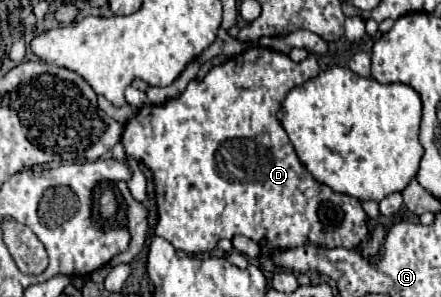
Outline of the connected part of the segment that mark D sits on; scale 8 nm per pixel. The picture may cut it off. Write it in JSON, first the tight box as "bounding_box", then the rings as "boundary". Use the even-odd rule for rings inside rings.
{"bounding_box":[121,46,369,254],"boundary":[[[255,46],[255,48],[247,48],[245,52],[241,52],[239,56],[235,58],[229,58],[225,64],[221,66],[215,66],[207,72],[207,76],[203,80],[191,80],[187,84],[187,88],[177,96],[177,98],[171,98],[167,100],[165,104],[161,106],[155,106],[155,104],[145,104],[137,110],[137,114],[133,118],[127,120],[125,124],[125,130],[123,130],[123,136],[121,136],[121,144],[125,148],[127,154],[131,154],[137,162],[145,164],[151,172],[153,172],[153,180],[155,180],[155,194],[157,194],[157,210],[159,210],[159,220],[157,220],[157,226],[155,226],[155,234],[165,238],[167,242],[171,242],[177,250],[183,250],[183,252],[189,252],[189,254],[201,254],[201,252],[209,252],[209,250],[215,250],[217,248],[217,242],[221,238],[233,238],[237,234],[243,234],[255,242],[259,242],[261,238],[267,238],[269,246],[273,248],[293,248],[293,246],[301,246],[305,242],[313,242],[313,244],[319,244],[319,246],[329,246],[329,248],[335,248],[335,246],[343,246],[343,248],[357,248],[369,234],[369,218],[361,206],[361,200],[349,196],[349,194],[337,194],[333,192],[329,186],[323,188],[321,182],[317,182],[305,166],[301,166],[297,154],[295,154],[295,148],[287,136],[287,132],[283,130],[279,118],[277,118],[277,112],[285,100],[285,96],[289,94],[291,88],[295,86],[301,86],[303,82],[315,78],[319,74],[319,64],[317,64],[317,58],[315,54],[309,54],[303,62],[295,64],[287,54],[281,54],[281,52],[275,52],[271,48],[263,48],[263,46]],[[323,190],[325,190],[325,210],[327,208],[337,208],[339,214],[341,214],[341,220],[337,226],[333,226],[333,230],[325,230],[323,226],[323,218],[321,218],[321,212],[323,212]]]}

